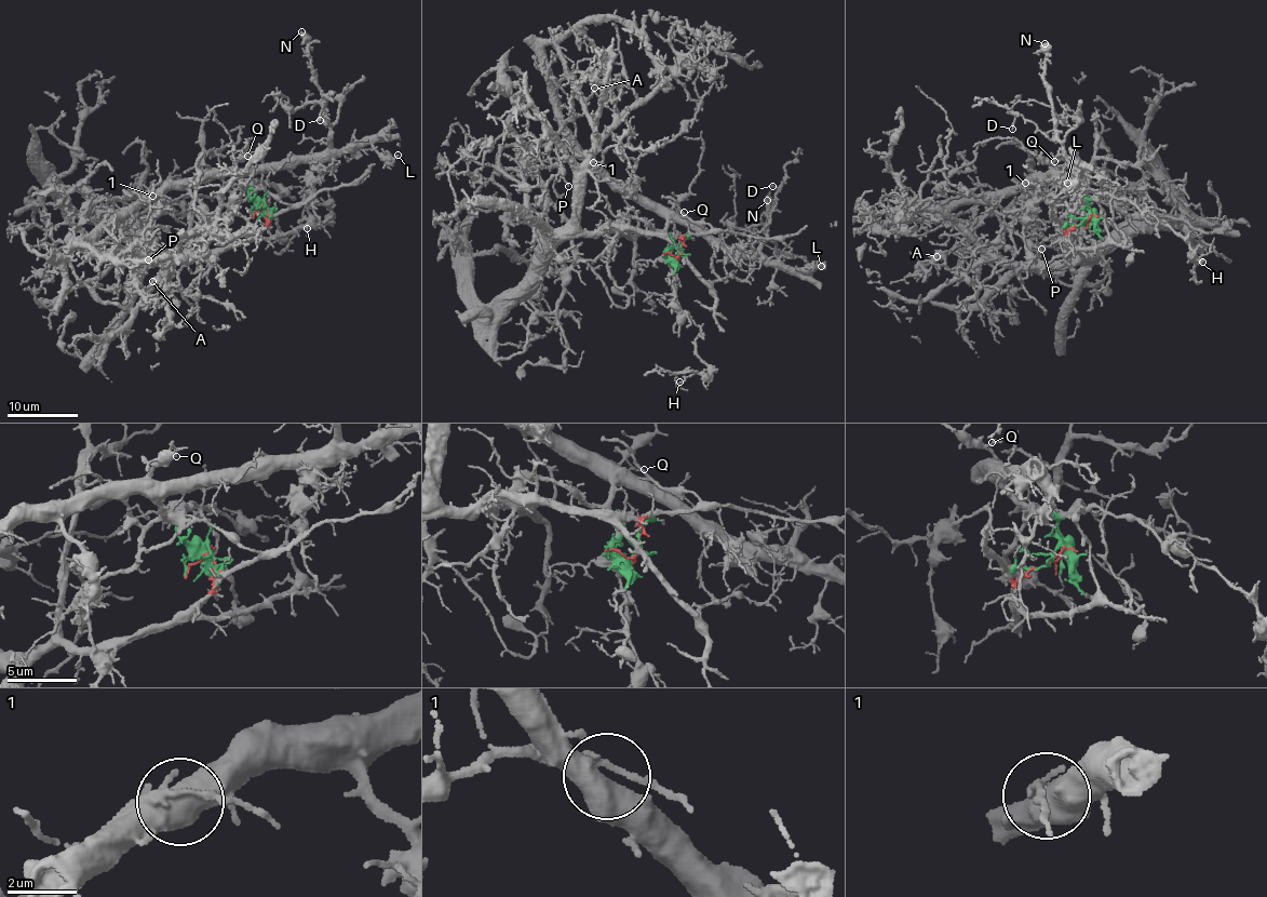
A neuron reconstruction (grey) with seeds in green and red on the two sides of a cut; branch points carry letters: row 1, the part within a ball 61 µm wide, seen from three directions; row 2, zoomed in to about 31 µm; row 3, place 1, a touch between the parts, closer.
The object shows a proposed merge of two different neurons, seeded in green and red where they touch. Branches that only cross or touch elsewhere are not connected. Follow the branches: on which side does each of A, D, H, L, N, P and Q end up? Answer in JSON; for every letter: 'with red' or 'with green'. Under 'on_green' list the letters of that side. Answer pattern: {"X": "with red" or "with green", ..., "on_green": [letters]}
{"A": "with green", "D": "with green", "H": "with green", "L": "with green", "N": "with green", "P": "with green", "Q": "with green", "on_green": ["A", "D", "H", "L", "N", "P", "Q"]}

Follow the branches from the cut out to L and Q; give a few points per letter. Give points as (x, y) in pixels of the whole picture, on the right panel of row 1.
L: (1088, 218), (1088, 202), (1060, 182), (1080, 170), (1076, 179), (1069, 185), (1066, 183)
Q: (1088, 218), (1090, 210), (1088, 202), (1082, 197), (1072, 193), (1061, 183), (1055, 161)

